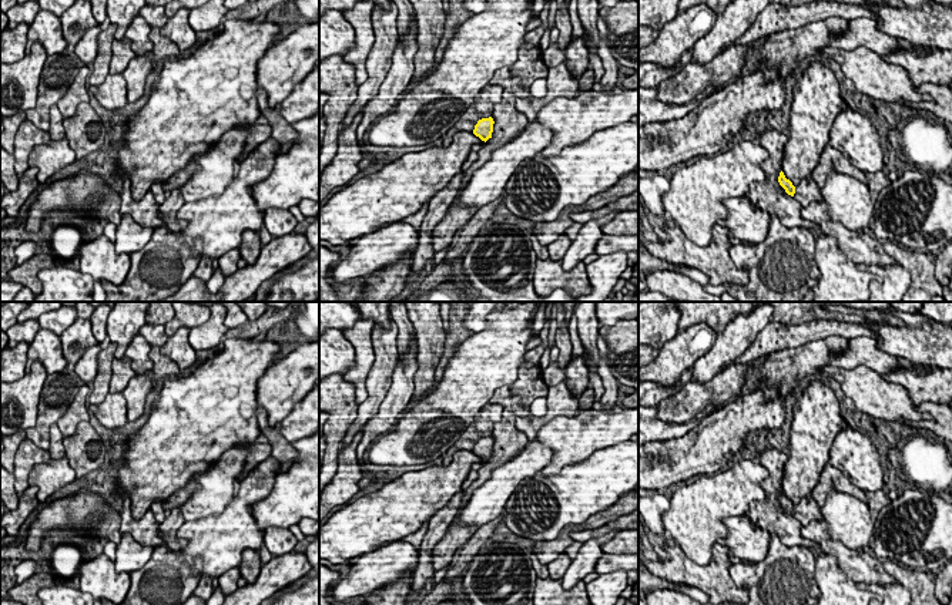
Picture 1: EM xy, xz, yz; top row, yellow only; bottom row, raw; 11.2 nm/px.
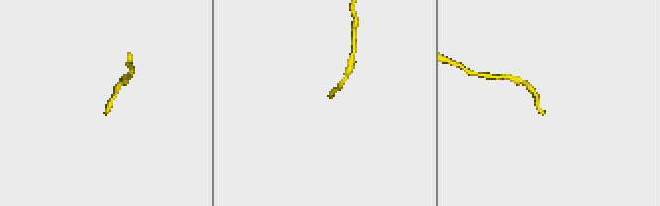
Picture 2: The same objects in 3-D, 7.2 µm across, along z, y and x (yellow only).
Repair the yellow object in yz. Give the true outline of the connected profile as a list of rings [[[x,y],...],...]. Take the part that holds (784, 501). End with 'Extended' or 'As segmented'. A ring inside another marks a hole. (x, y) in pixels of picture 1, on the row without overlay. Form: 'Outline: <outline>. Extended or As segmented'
Outline: [[[781,490],[778,501],[785,508],[785,511],[794,515],[804,527],[807,527],[814,520],[825,521],[821,514],[821,507],[812,498],[802,498],[797,505],[794,505]]]. Extended

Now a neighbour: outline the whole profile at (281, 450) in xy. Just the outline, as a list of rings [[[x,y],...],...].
[[[264,407],[257,409],[257,419],[262,437],[271,446],[271,457],[279,463],[278,473],[286,473],[298,457],[296,448],[281,436],[279,424],[268,424],[268,411]]]

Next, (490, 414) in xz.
[[[487,403],[483,406],[483,409],[475,416],[475,423],[460,434],[459,440],[445,456],[453,457],[453,454],[460,450],[473,451],[479,438],[492,436],[493,426],[502,420],[502,416],[503,407],[500,404]]]

